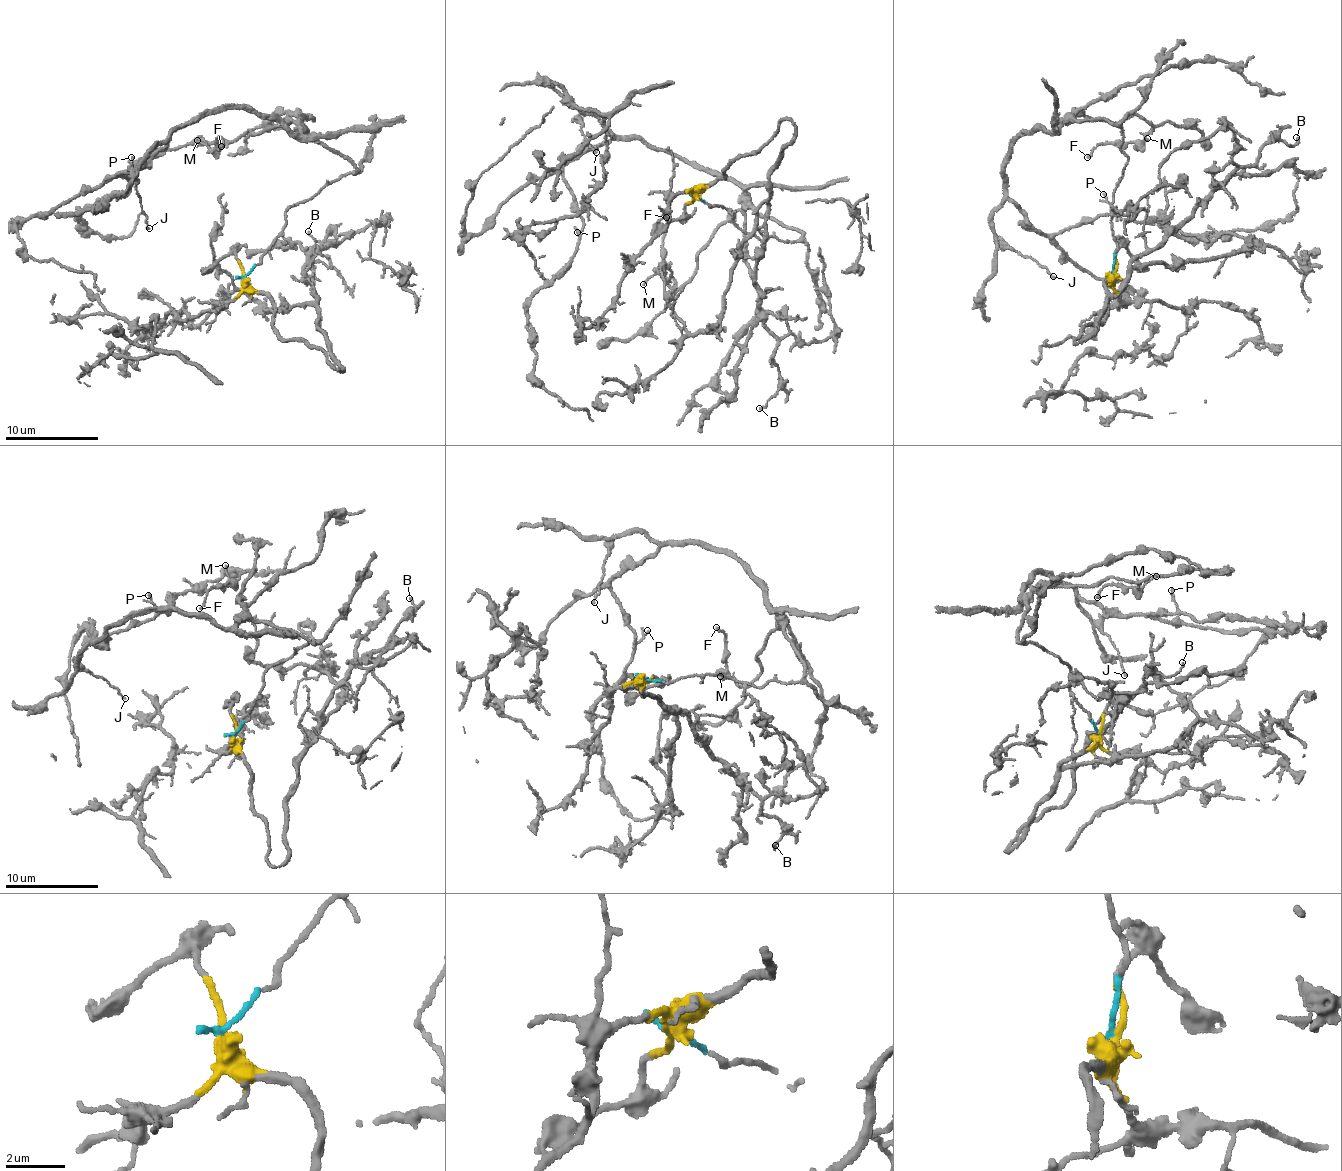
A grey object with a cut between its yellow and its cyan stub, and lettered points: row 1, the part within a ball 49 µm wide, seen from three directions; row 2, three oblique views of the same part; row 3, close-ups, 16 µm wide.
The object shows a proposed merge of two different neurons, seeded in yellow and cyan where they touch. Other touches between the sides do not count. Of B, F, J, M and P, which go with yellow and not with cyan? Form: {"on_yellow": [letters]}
{"on_yellow": ["B"]}

